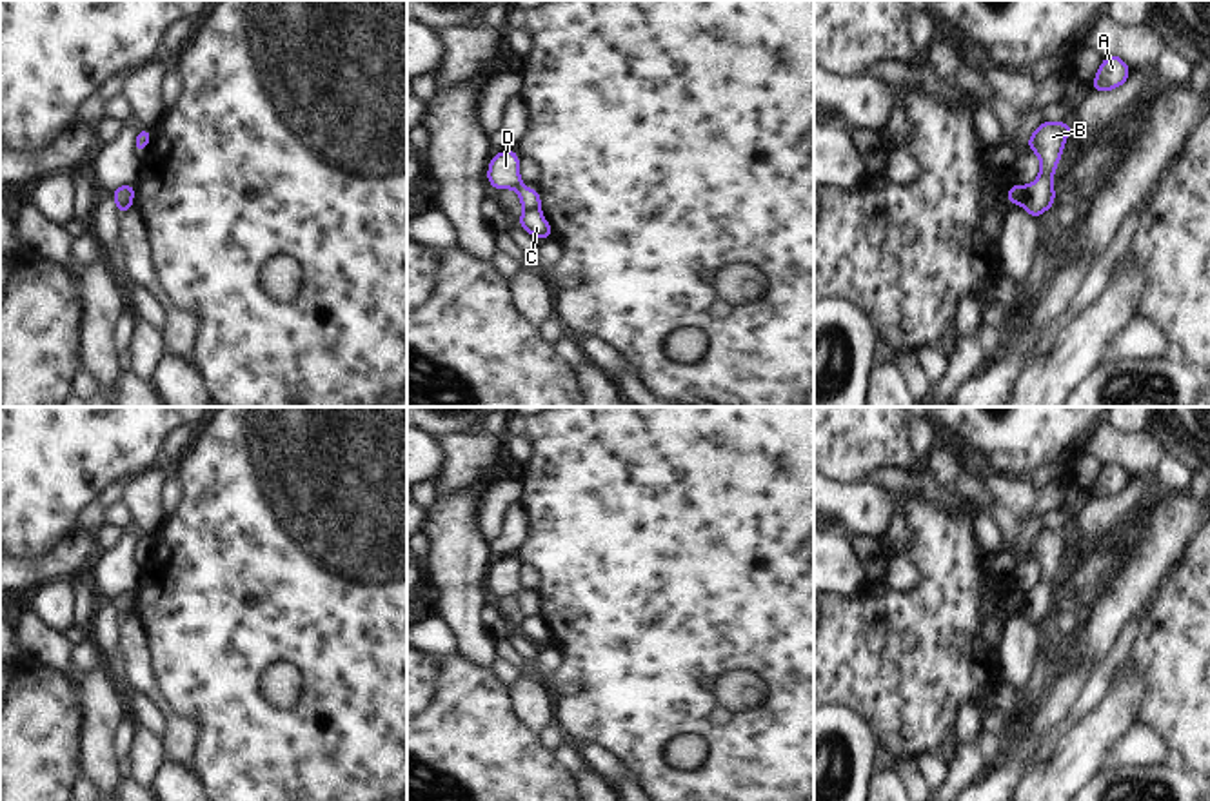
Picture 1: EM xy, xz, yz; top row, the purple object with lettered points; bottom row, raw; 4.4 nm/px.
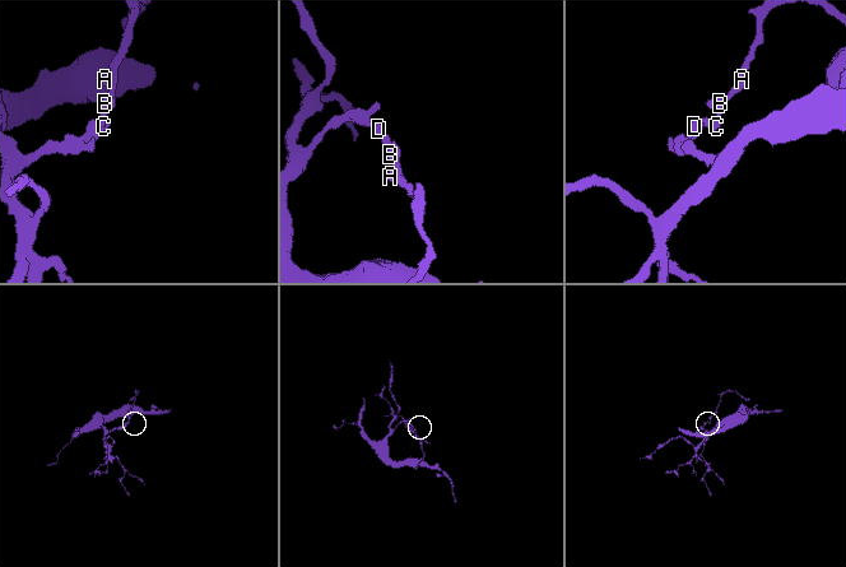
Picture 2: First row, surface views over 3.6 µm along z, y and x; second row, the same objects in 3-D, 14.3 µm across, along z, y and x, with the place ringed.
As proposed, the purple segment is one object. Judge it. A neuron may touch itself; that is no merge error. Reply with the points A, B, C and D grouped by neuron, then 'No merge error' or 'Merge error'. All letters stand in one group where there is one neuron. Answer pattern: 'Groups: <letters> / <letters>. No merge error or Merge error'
Groups: A B C / D. Merge error.

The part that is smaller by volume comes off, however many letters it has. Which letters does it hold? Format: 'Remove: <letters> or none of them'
Remove: A, B, C.

